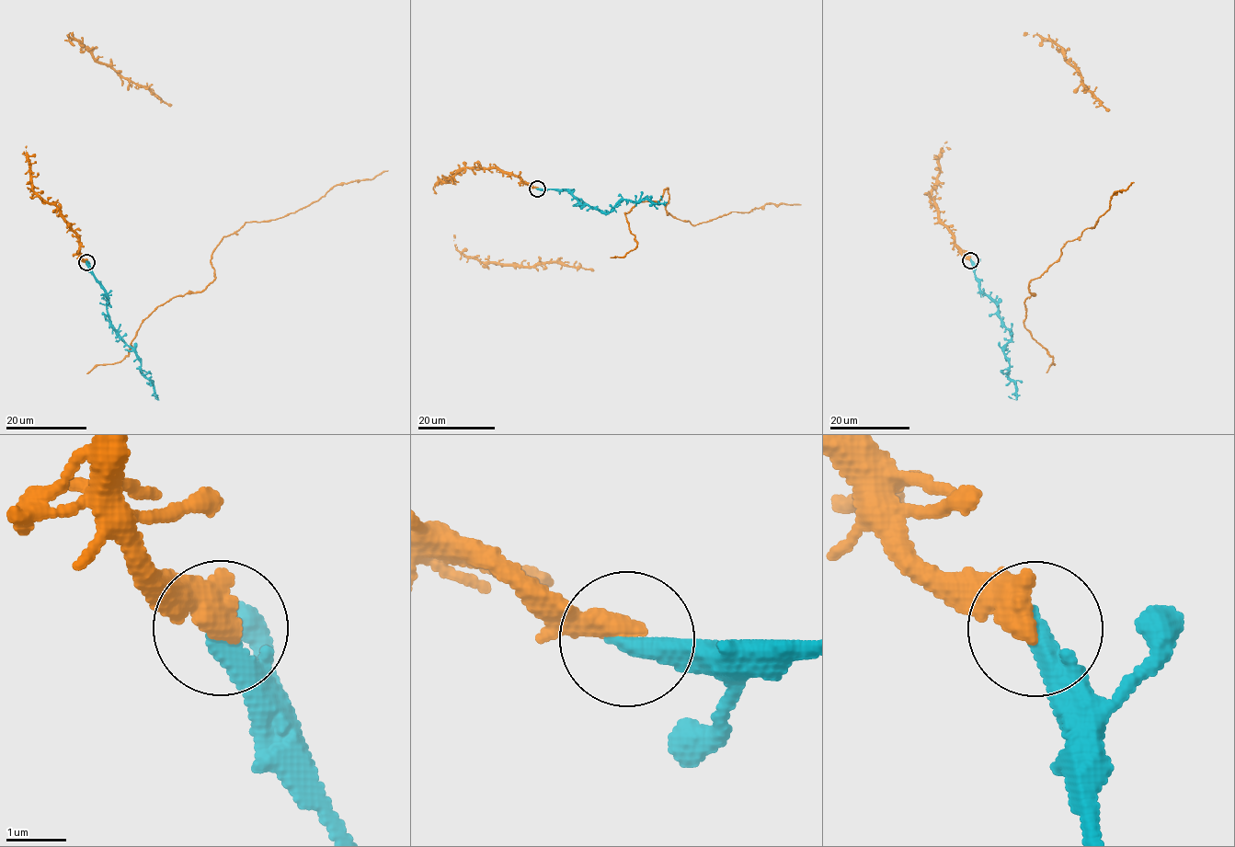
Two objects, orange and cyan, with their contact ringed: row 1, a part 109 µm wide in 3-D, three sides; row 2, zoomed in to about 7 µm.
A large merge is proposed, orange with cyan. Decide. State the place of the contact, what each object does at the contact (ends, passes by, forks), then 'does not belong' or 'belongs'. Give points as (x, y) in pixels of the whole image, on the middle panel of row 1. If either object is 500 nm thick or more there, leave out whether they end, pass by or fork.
at (537, 188); belongs

